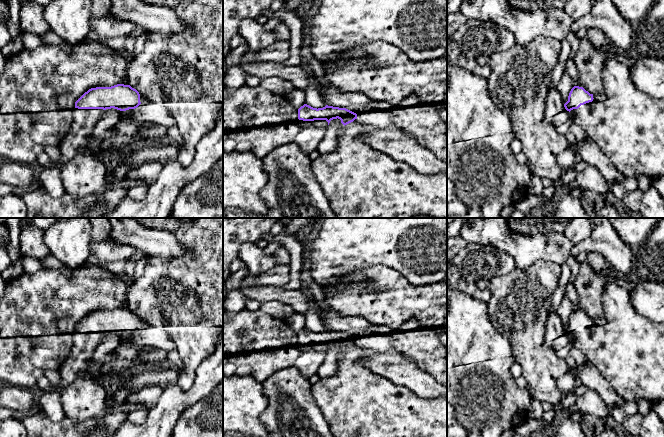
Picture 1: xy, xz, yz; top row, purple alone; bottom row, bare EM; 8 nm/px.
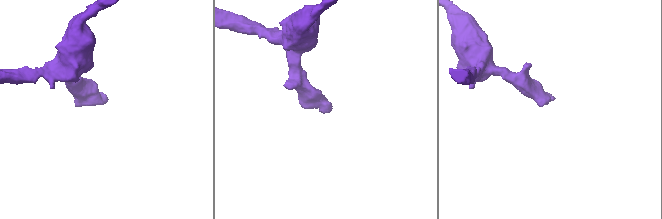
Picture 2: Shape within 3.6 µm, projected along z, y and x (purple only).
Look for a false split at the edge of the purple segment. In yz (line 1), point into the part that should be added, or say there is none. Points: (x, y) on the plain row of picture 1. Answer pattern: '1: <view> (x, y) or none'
1: none

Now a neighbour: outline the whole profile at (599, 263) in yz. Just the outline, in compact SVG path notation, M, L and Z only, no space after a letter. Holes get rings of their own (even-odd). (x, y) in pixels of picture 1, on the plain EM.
M590 252L587 255L586 262L598 273L605 276L611 275L609 272L609 263L600 253Z

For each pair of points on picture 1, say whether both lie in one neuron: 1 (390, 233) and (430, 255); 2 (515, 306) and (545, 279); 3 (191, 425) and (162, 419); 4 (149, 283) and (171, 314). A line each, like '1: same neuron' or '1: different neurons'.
1: same neuron
2: same neuron
3: different neurons
4: same neuron

